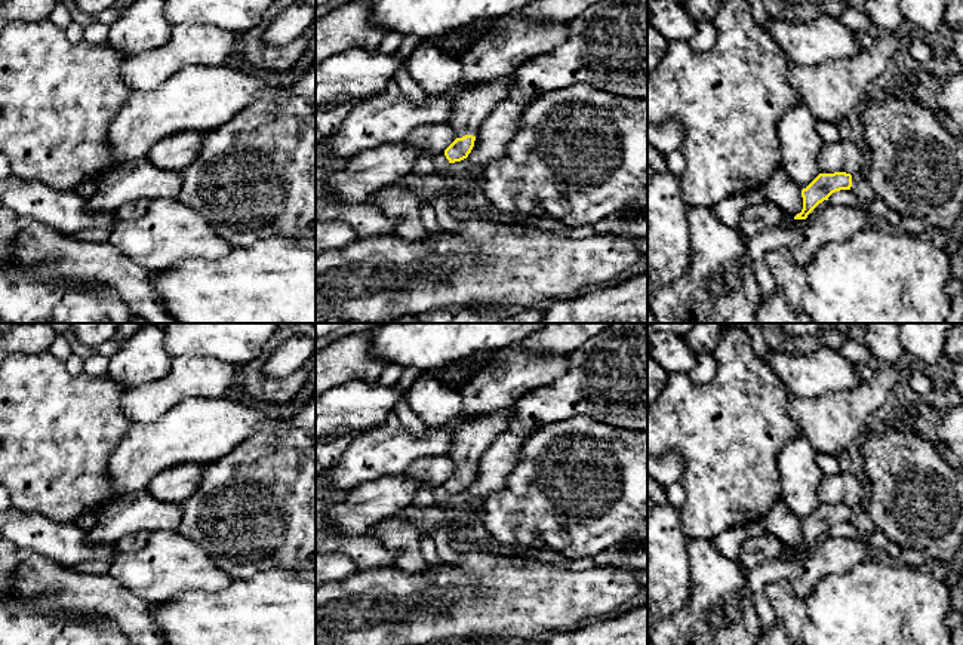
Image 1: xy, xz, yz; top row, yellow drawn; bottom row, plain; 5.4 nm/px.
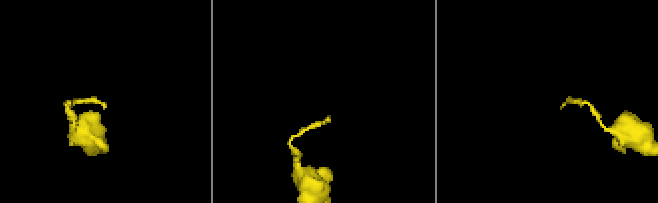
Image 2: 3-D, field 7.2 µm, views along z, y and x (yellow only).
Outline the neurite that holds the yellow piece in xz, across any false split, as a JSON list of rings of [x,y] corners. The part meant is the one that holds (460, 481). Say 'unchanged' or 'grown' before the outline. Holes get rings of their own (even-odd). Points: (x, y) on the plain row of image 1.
grown | [[[511,406],[490,415],[467,420],[452,433],[450,457],[456,472],[444,482],[449,495],[468,489],[483,452],[510,421]]]

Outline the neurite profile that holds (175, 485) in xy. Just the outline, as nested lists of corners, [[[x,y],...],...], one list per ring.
[[[194,463],[170,467],[159,473],[145,489],[157,500],[182,504],[197,491],[203,472],[204,466]]]

